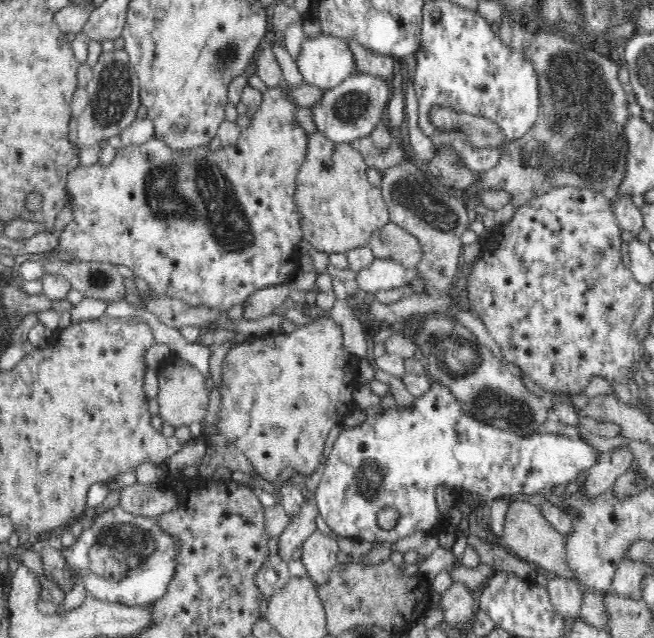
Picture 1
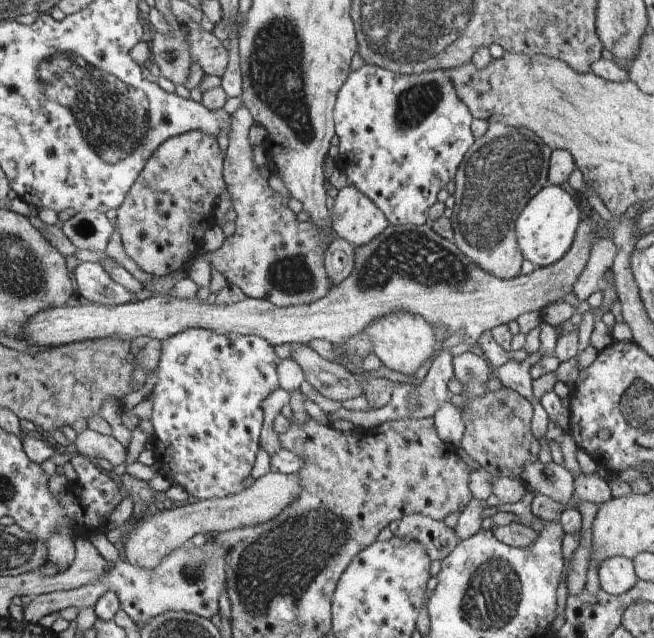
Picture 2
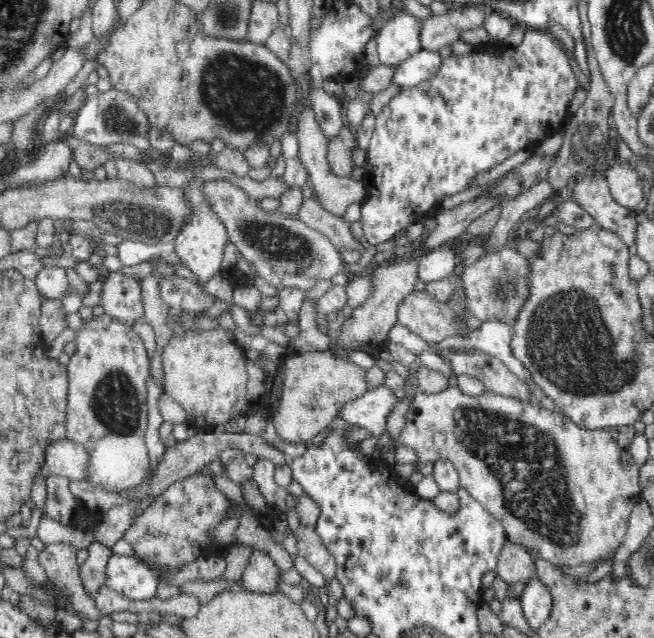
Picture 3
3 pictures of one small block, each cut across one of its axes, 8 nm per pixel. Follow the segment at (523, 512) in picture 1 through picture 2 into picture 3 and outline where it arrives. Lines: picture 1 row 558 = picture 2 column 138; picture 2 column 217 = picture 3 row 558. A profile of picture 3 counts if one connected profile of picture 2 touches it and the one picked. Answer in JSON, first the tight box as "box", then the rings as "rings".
{"box":[495,540,536,585],"rings":[[[509,540],[502,547],[495,570],[508,585],[536,576],[535,563],[528,549]]]}

